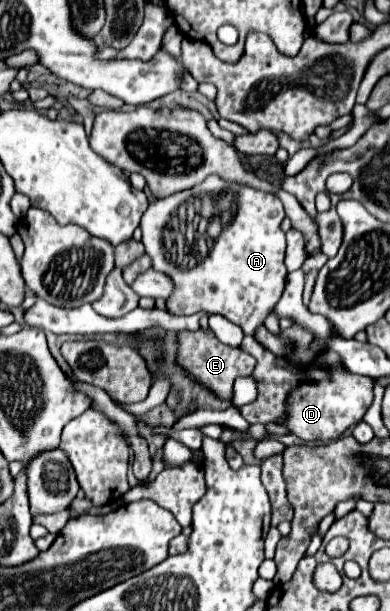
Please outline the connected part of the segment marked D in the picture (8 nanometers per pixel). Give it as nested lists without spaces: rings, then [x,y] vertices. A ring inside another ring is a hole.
[[[338,368],[330,380],[316,384],[302,384],[290,398],[290,416],[284,420],[288,430],[304,442],[328,442],[340,438],[350,426],[360,422],[372,404],[374,380],[366,376],[354,376],[352,372]]]

